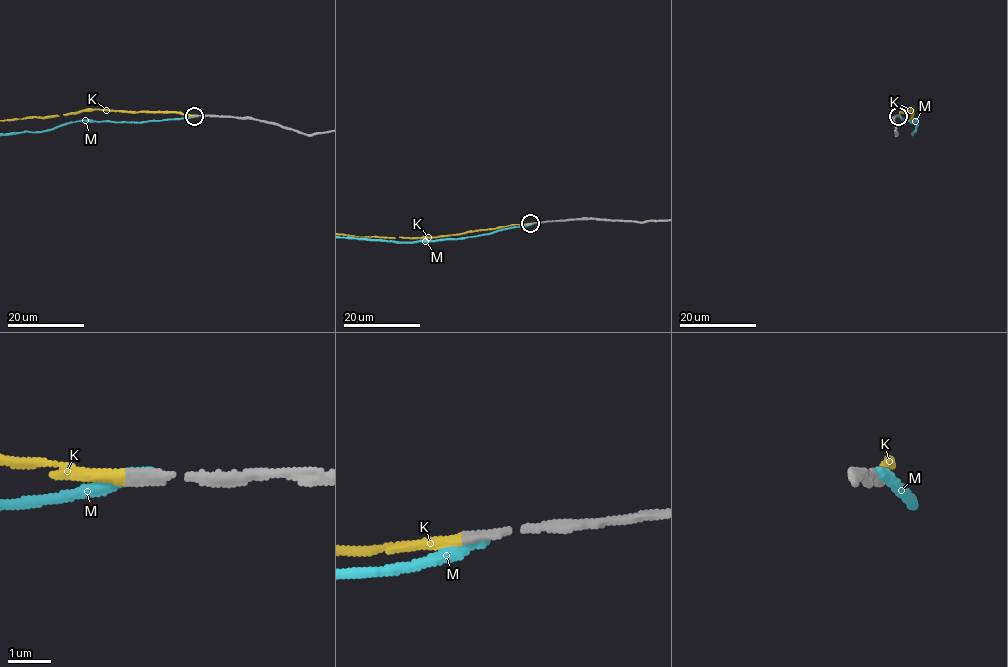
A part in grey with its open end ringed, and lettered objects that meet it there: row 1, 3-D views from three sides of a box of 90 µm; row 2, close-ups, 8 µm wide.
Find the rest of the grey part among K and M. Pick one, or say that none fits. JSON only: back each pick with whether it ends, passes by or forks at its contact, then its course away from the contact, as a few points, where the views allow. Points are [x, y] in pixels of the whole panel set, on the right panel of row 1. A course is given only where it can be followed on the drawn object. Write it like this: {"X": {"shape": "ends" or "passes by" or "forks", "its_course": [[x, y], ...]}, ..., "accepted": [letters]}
{"K": {"shape": "ends"}, "accepted": ["K"]}

